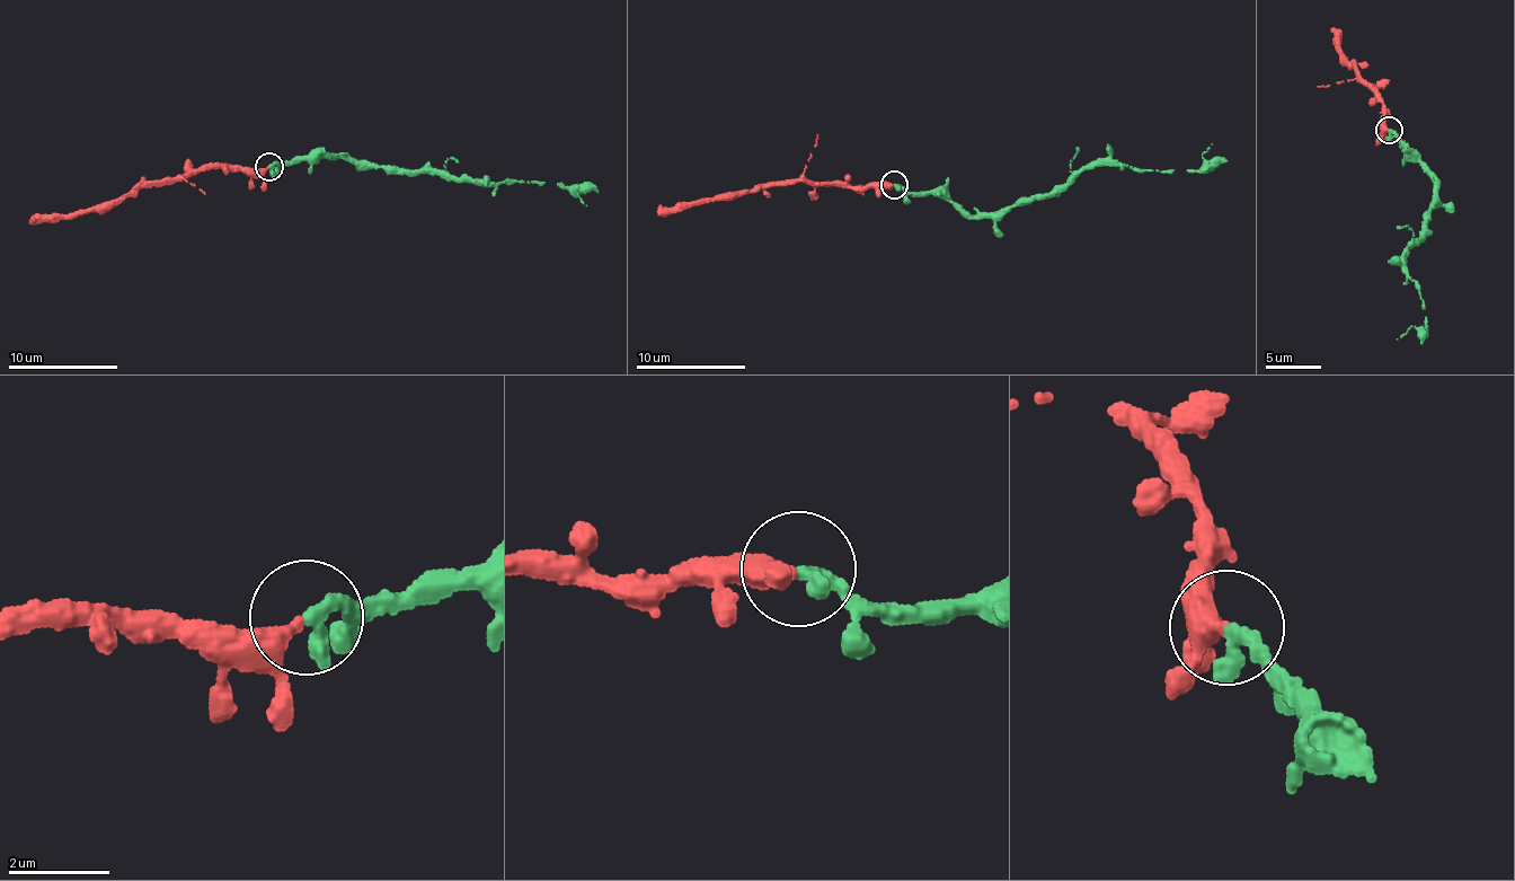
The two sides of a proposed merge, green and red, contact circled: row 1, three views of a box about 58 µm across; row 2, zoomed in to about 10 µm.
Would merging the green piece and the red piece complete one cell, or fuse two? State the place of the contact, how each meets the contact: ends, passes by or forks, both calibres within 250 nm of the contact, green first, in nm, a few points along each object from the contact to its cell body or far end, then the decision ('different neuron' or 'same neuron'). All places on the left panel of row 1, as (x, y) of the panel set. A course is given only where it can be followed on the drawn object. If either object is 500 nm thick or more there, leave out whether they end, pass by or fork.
place (269, 166); green ends; red passes by; calibres 400 and 240 nm; course green (269, 167), (321, 155), (351, 157), (406, 172), (425, 169), (457, 182), (563, 184), (576, 191), (586, 204); course red (267, 167), (192, 168), (183, 178), (136, 183), (115, 200), (30, 222); same neuron

